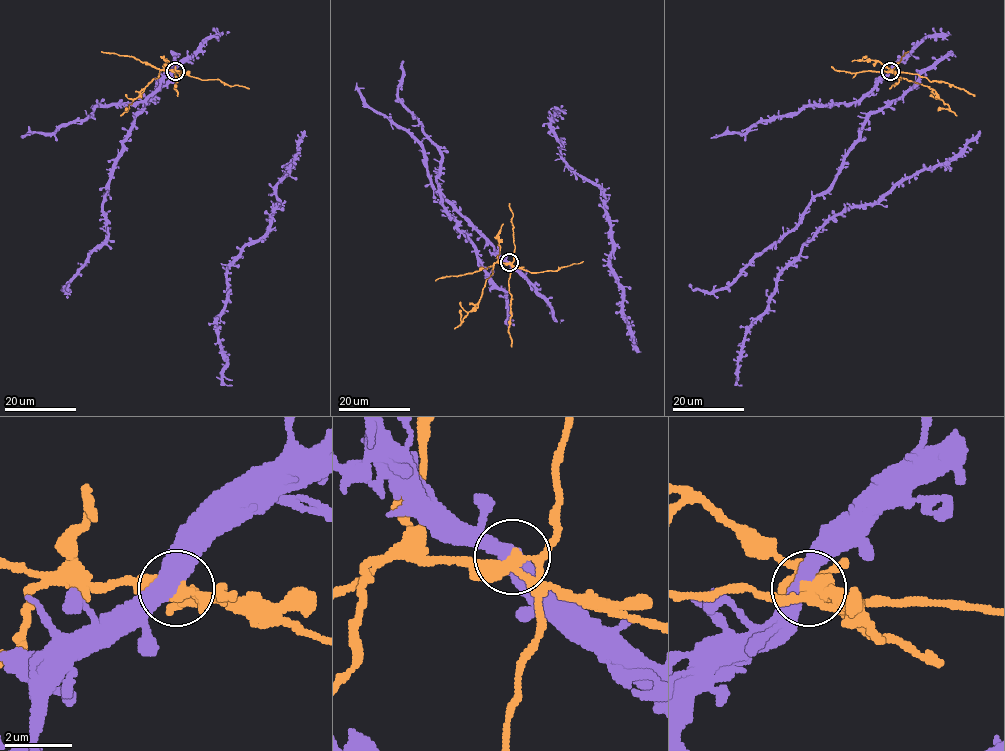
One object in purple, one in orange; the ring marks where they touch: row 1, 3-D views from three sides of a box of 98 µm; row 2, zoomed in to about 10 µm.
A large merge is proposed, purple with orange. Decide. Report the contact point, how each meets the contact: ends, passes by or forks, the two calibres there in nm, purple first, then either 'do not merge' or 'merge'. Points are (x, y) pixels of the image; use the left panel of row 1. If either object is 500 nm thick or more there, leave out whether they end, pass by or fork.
(175, 71) | purple passes by | orange forks | 480/340 nm | do not merge

